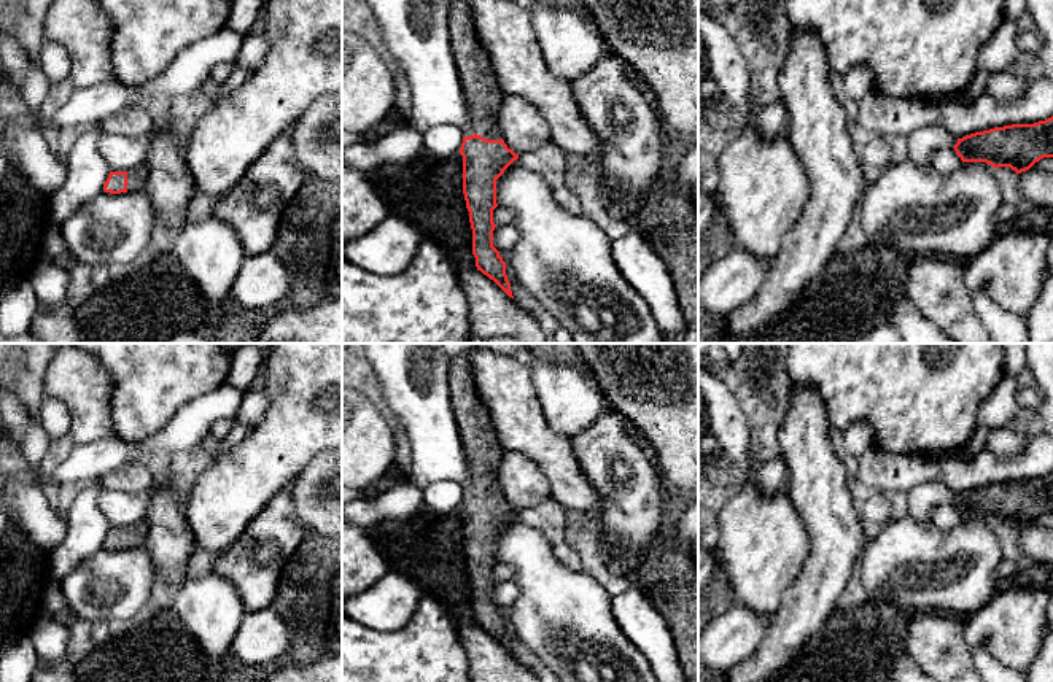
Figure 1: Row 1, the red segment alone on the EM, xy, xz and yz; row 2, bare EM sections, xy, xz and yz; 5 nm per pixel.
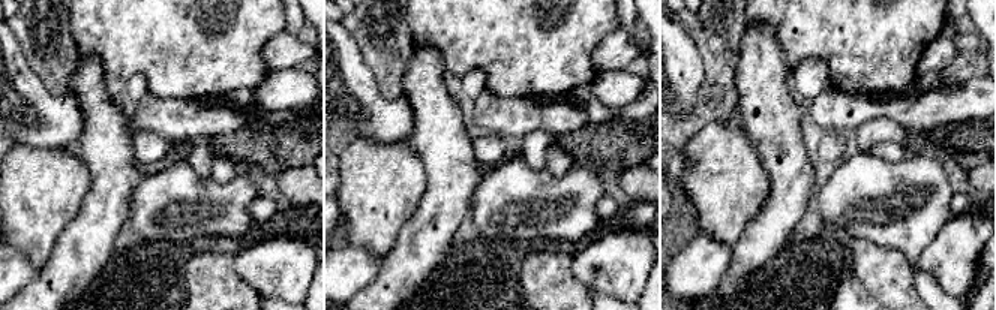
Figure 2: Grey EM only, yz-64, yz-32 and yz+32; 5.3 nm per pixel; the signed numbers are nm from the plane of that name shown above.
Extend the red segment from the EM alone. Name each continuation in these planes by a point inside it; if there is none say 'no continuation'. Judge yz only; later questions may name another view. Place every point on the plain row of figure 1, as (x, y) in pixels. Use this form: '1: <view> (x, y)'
no continuation

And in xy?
1: xy (135, 534)

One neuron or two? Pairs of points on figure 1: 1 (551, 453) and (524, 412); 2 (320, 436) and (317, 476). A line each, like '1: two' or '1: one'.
1: one
2: two

